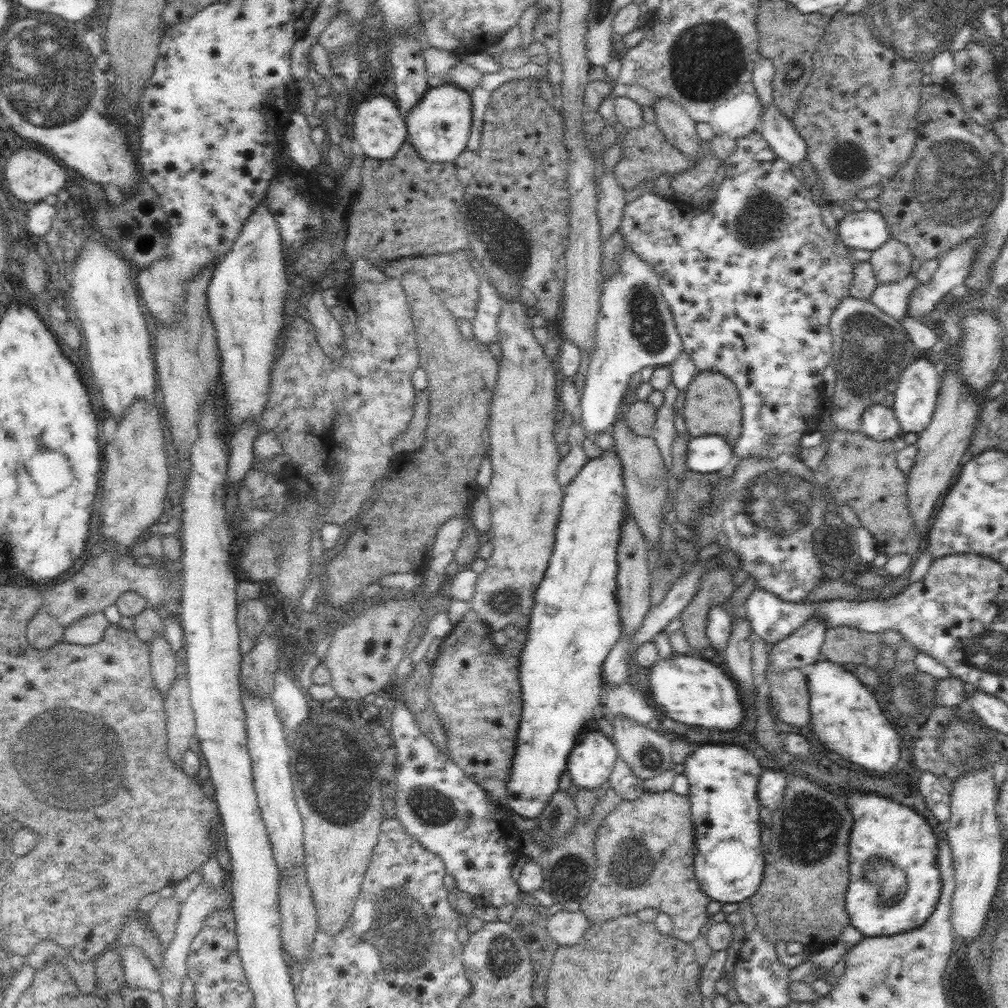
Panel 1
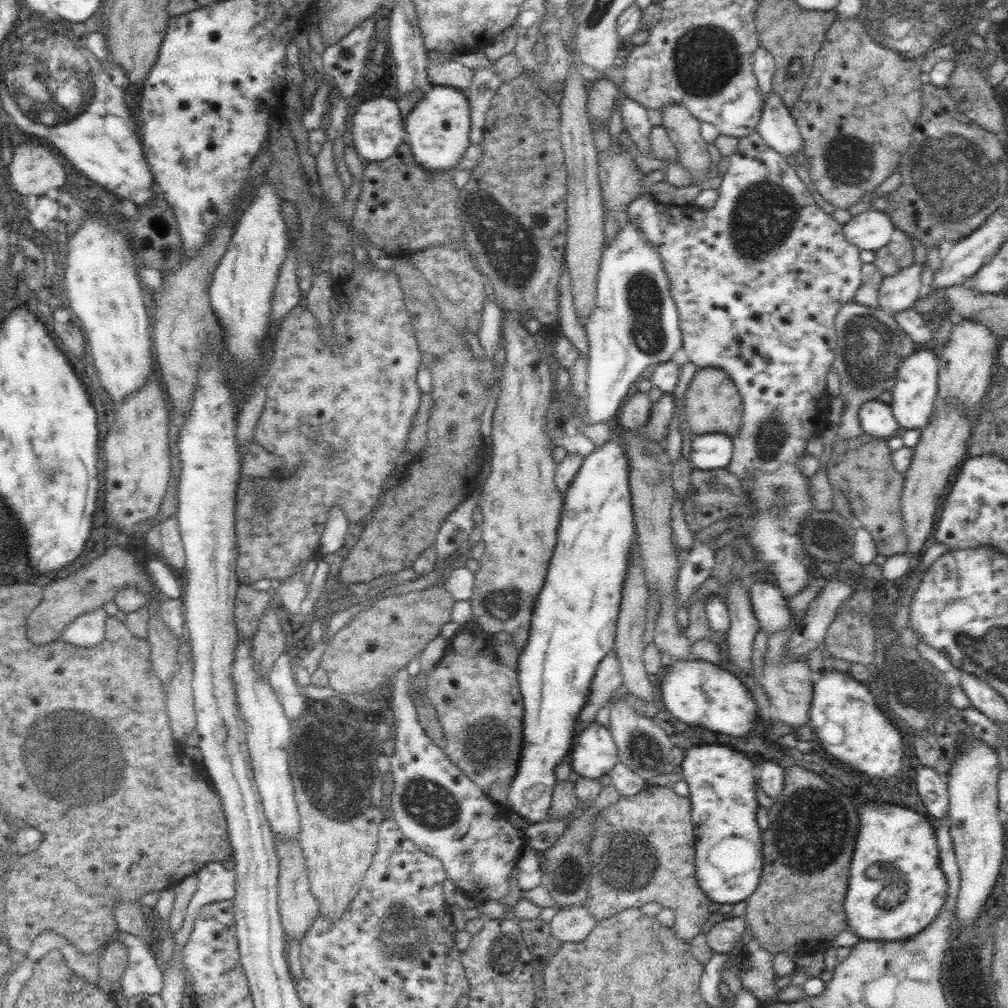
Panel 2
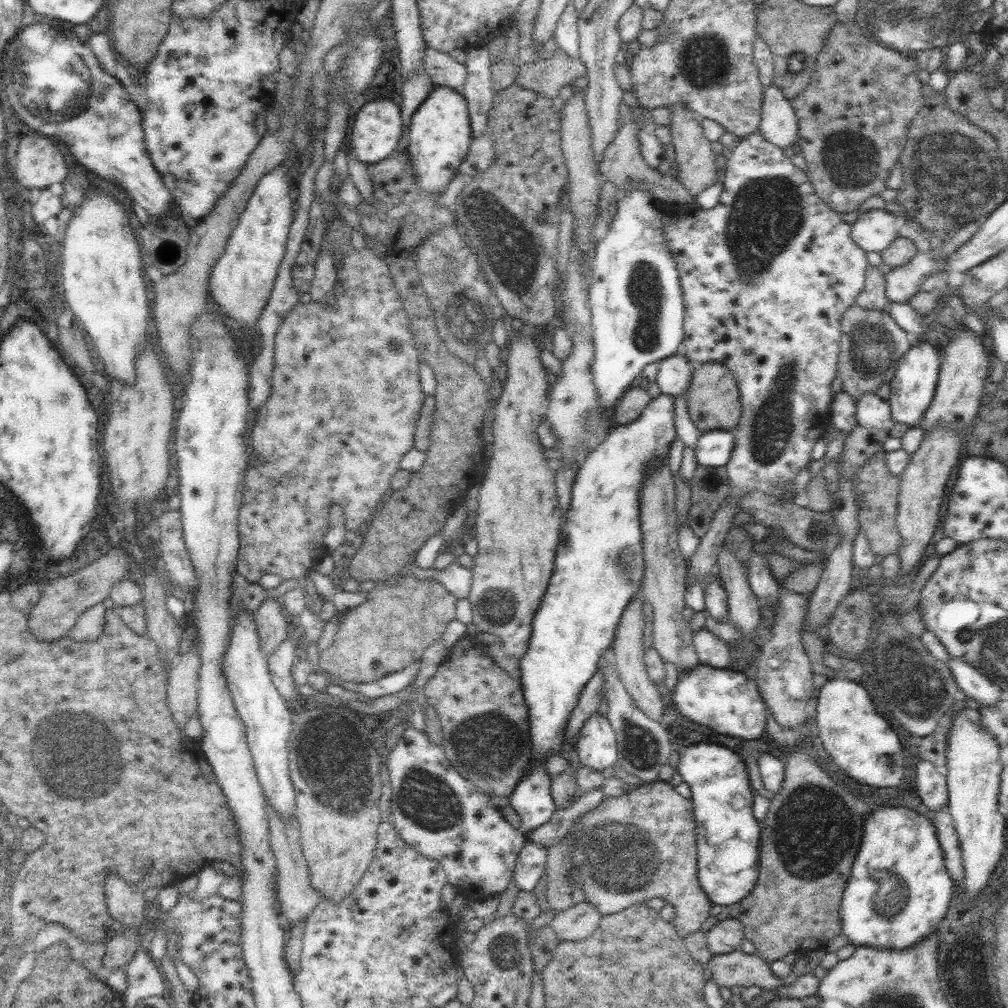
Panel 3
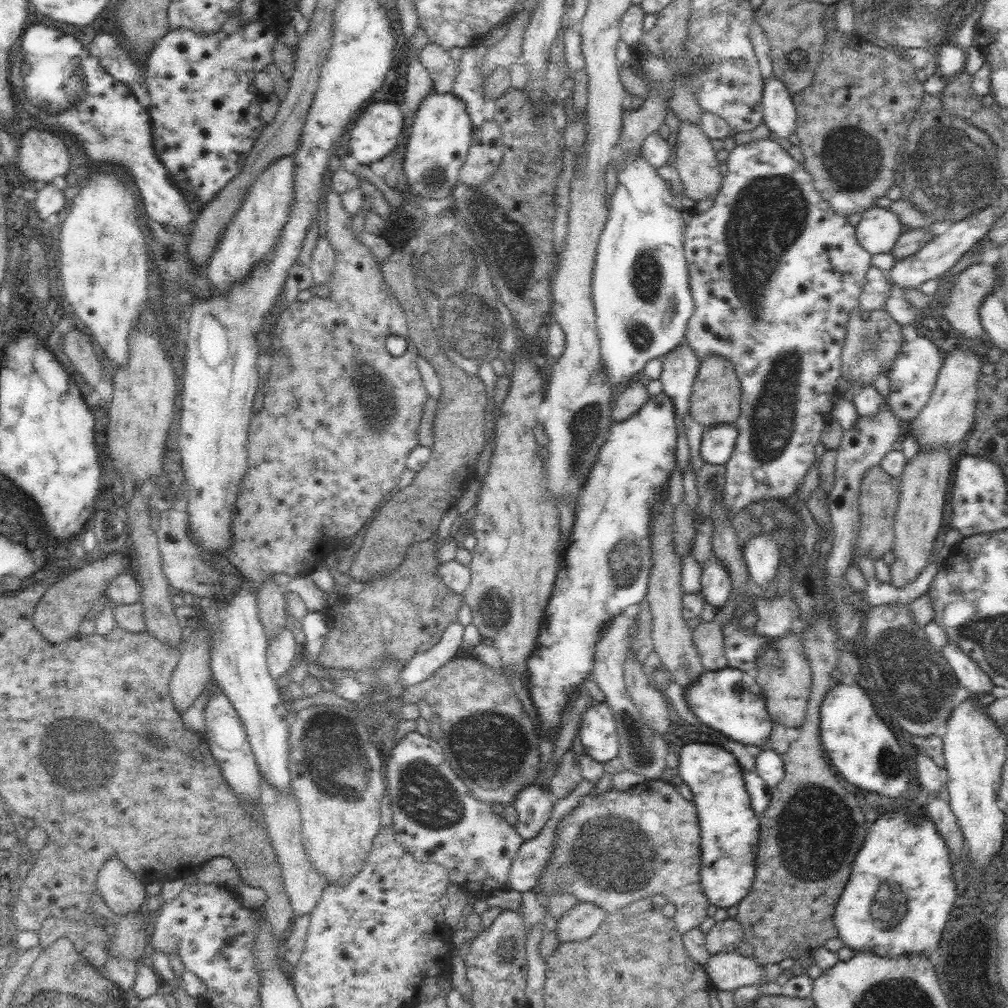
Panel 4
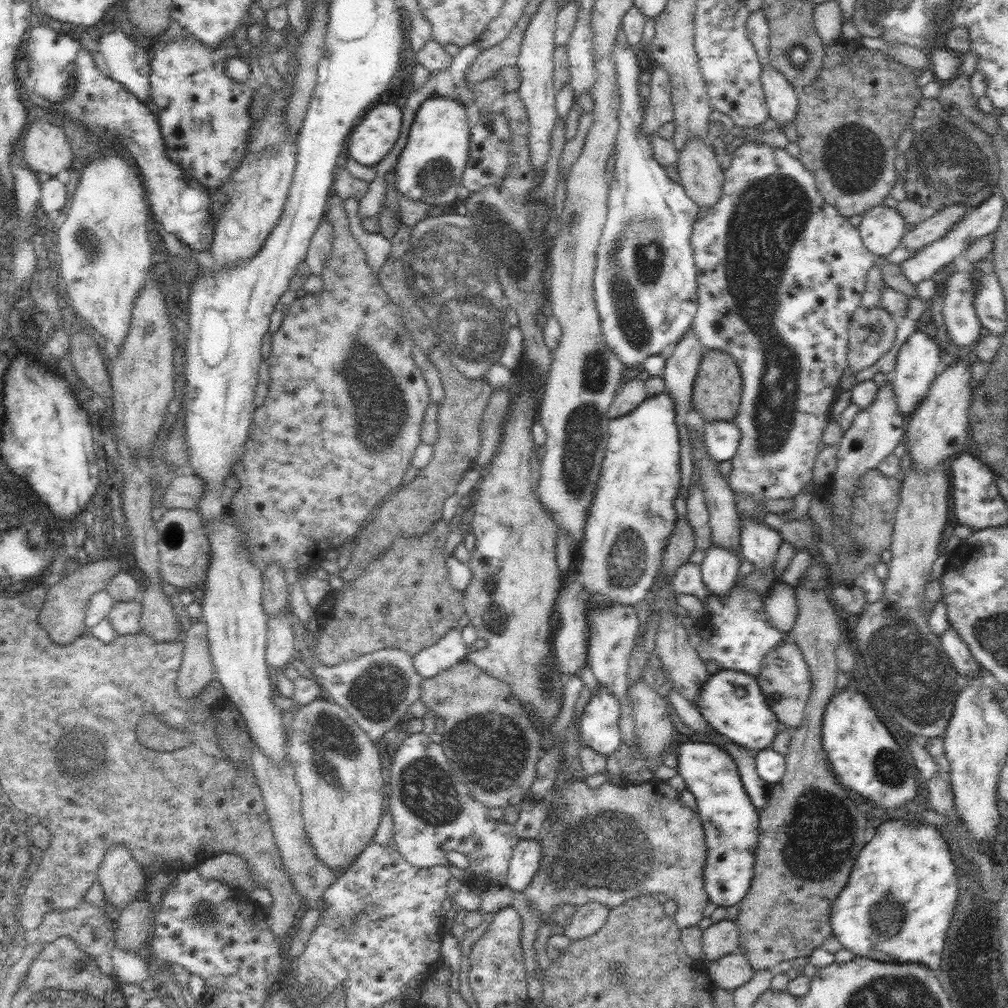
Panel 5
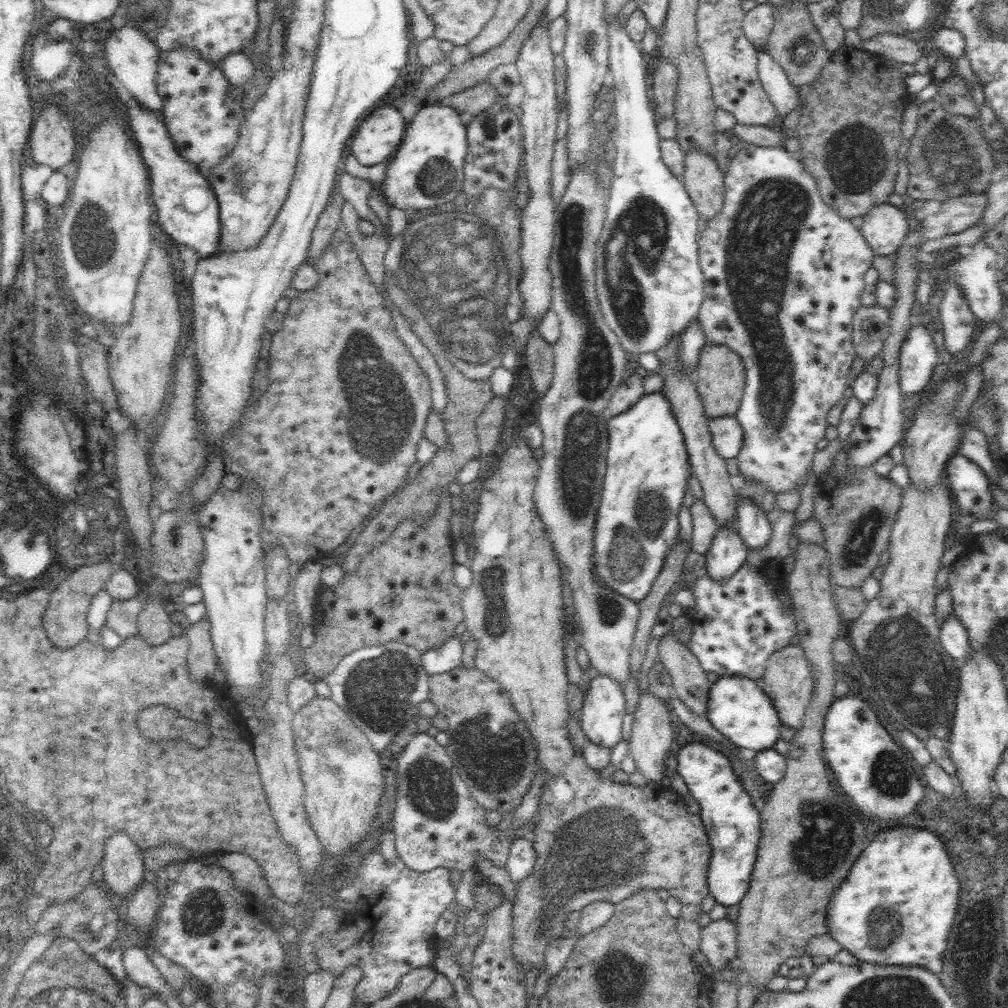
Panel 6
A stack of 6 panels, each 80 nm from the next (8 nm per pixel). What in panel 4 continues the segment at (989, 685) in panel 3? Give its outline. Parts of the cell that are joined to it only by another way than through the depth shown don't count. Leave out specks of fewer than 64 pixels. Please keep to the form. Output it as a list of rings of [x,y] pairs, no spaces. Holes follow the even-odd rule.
[[[948,641],[941,649],[940,654],[948,661],[956,676],[956,682],[965,686],[971,694],[985,695],[994,693],[996,685],[990,677],[972,660],[966,656],[956,645]]]

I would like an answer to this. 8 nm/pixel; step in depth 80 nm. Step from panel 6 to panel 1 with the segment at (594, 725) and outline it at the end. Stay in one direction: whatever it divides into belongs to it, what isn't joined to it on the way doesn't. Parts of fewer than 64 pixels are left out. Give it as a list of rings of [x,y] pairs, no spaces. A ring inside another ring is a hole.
[[[600,730],[586,734],[576,742],[568,758],[571,782],[582,789],[597,790],[609,780],[618,758],[616,746]]]

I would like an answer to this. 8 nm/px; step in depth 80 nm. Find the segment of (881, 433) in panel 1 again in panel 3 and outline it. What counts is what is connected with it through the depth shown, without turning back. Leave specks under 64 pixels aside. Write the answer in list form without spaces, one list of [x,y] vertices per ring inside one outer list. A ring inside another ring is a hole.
[[[876,392],[864,393],[858,399],[855,417],[860,426],[877,430],[890,430],[895,422],[890,403],[880,398]]]

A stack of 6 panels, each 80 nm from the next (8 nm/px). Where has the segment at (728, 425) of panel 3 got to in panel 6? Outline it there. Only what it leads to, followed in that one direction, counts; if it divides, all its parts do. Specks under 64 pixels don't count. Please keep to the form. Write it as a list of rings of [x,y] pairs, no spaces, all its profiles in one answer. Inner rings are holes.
[[[706,342],[699,356],[695,373],[696,391],[708,419],[718,416],[735,416],[745,394],[746,378],[743,360],[735,350],[725,344]]]

